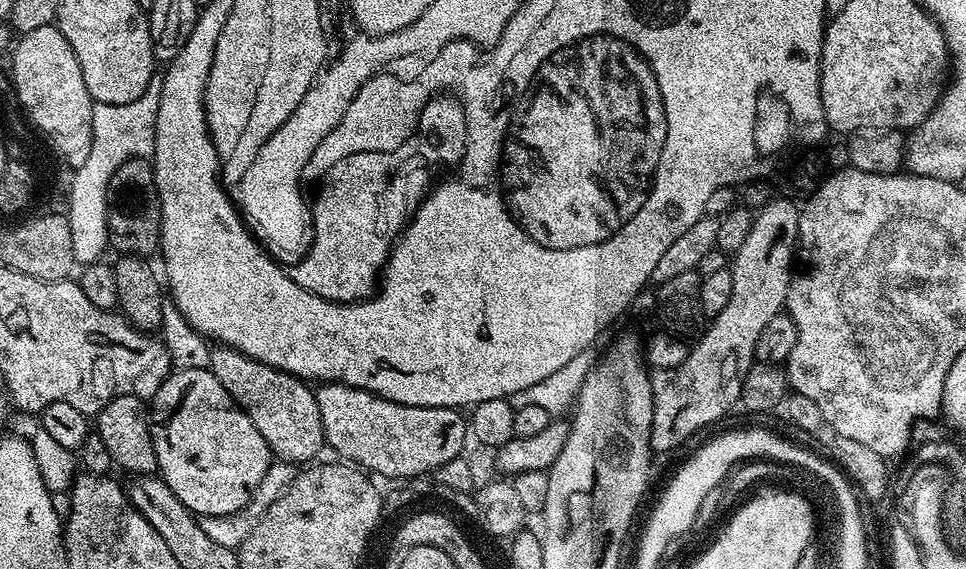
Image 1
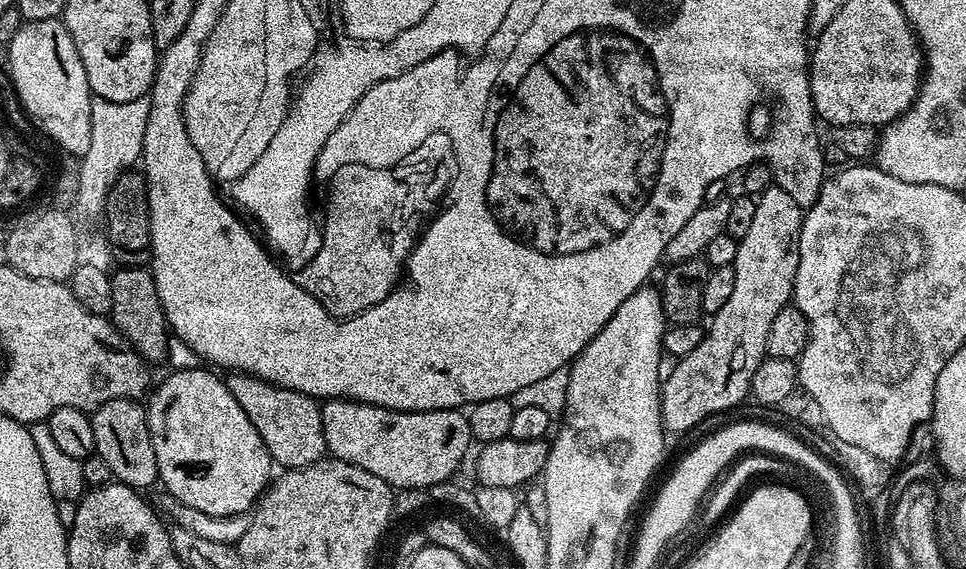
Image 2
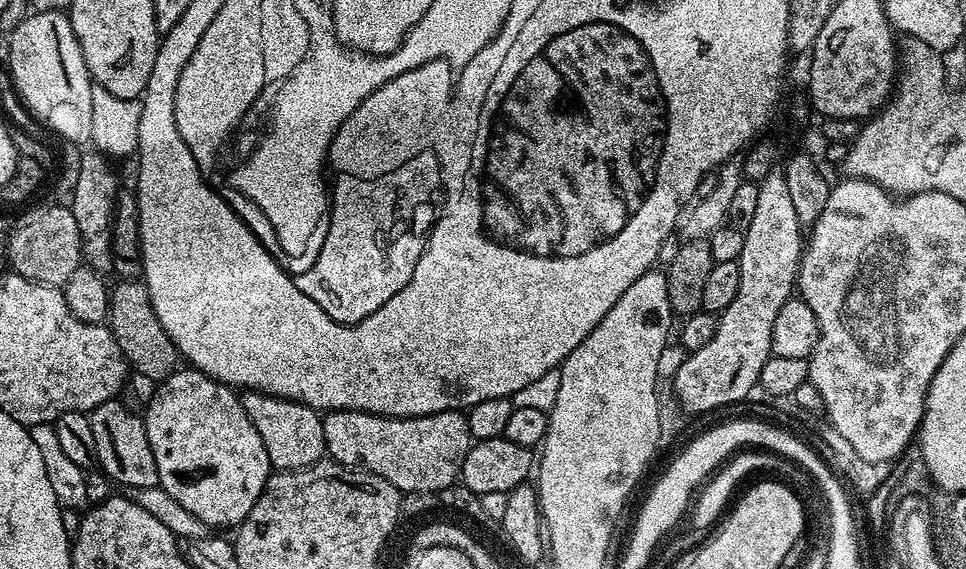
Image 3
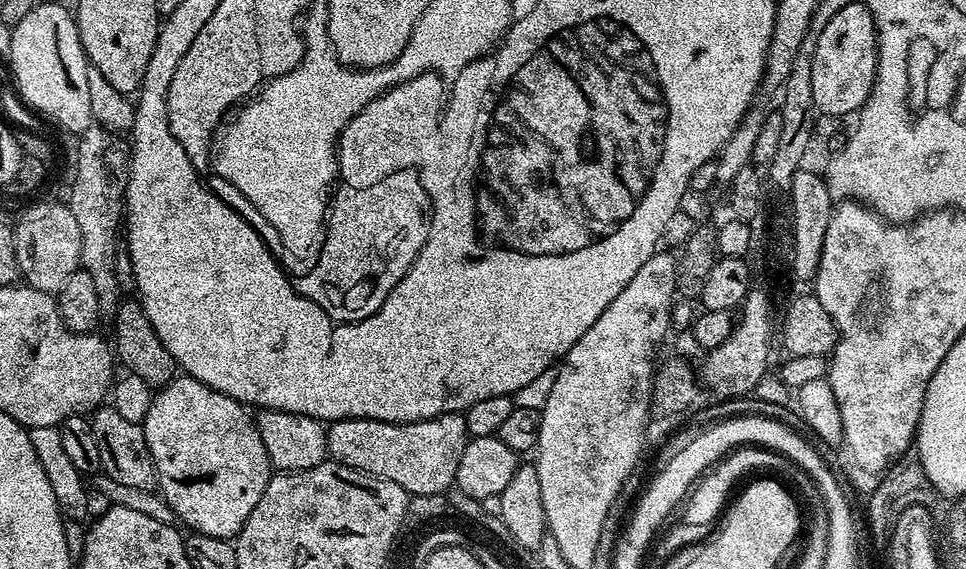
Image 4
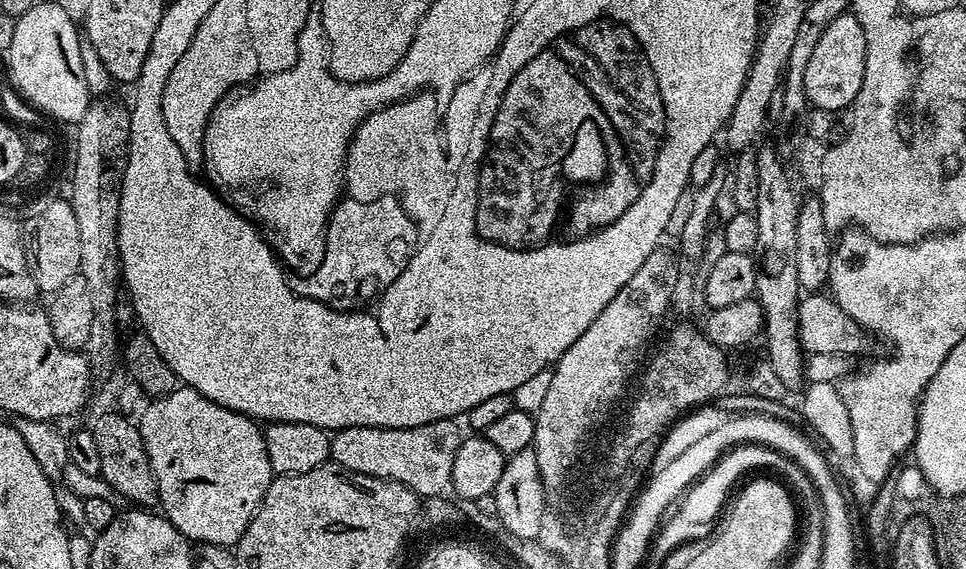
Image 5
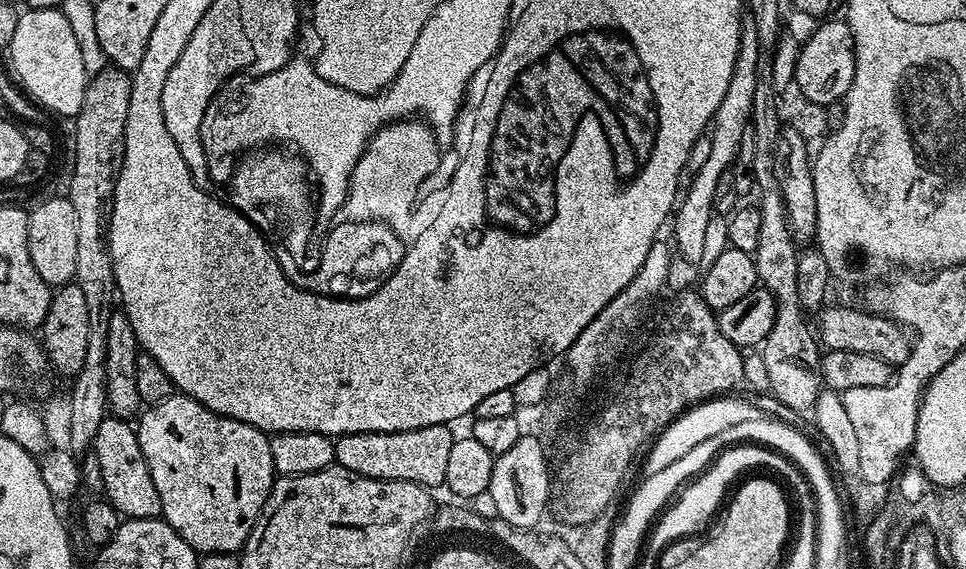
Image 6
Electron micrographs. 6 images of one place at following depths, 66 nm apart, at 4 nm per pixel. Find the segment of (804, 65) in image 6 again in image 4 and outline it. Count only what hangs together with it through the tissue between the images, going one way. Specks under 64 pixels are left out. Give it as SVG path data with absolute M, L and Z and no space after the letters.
M863 2L842 6L842 10L838 10L838 14L834 14L834 18L830 18L830 22L826 22L826 30L822 30L822 34L818 36L818 46L814 50L810 78L814 85L814 102L817 113L841 118L859 113L864 103L868 101L868 95L876 81L877 58L876 27L868 7Z

